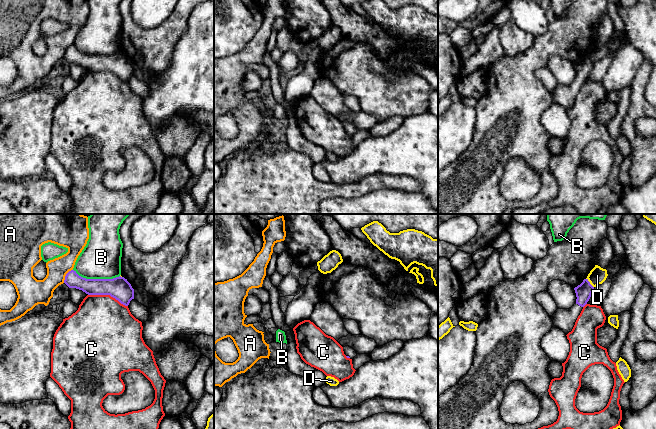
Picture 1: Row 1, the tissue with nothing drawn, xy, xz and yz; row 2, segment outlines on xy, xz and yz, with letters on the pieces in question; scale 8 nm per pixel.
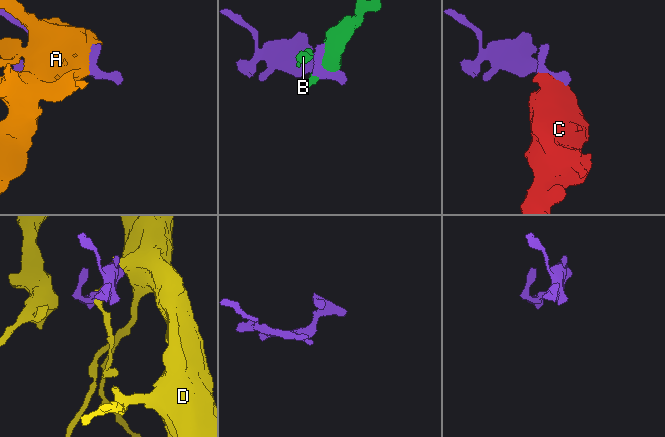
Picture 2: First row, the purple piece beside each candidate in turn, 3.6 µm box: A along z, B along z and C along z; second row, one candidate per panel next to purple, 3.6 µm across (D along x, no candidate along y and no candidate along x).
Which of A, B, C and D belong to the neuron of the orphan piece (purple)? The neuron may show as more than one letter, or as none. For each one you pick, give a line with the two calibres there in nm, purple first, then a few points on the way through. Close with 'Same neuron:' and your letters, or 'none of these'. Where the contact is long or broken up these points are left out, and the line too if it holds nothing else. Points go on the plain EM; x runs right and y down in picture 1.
Same neuron: none of these

